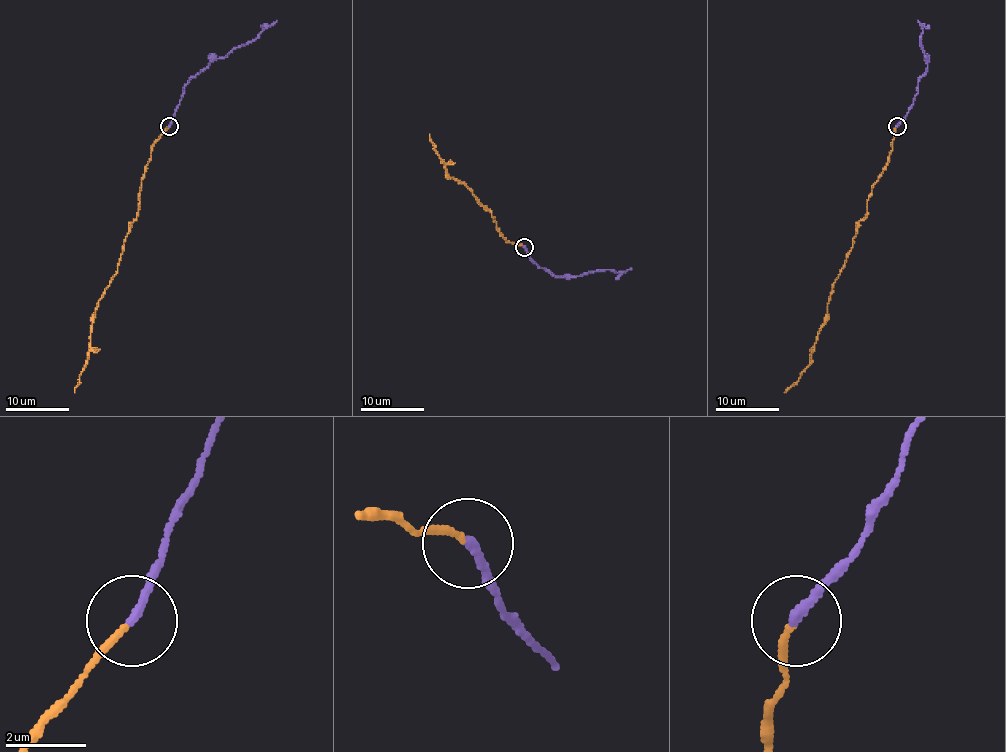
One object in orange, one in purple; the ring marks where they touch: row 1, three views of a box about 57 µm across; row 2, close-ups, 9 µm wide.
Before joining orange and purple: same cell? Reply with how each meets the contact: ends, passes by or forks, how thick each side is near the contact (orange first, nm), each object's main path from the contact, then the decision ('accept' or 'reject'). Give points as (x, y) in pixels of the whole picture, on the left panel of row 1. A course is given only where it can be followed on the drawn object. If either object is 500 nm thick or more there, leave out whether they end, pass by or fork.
orange ends there; purple ends there; 150 nm thick on the orange side, 240 nm on the other; orange runs (168, 127), (152, 147), (140, 189), (138, 214), (124, 239), (117, 271), (97, 305), (87, 362), (74, 392); purple runs (168, 127), (184, 85), (218, 58), (224, 58), (233, 49), (251, 42), (276, 20); reject

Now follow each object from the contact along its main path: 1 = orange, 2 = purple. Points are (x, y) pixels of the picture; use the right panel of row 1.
1: (897, 127), (889, 160), (872, 189), (867, 214), (859, 222), (827, 305), (827, 317), (811, 362), (784, 392)
2: (897, 127), (913, 103), (927, 66), (919, 42), (922, 26), (918, 20)

